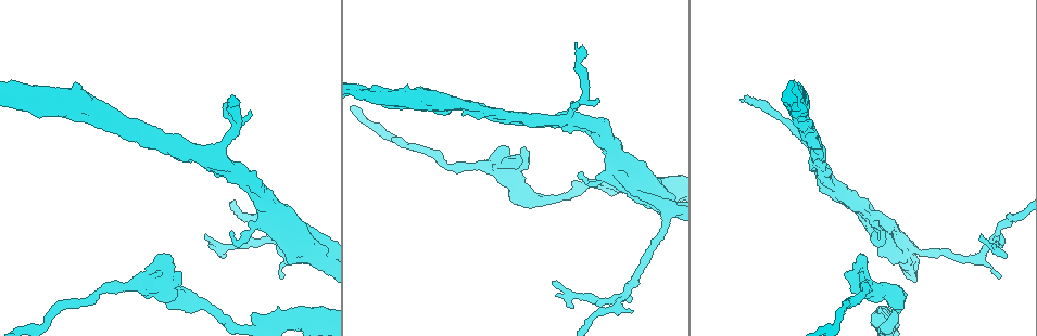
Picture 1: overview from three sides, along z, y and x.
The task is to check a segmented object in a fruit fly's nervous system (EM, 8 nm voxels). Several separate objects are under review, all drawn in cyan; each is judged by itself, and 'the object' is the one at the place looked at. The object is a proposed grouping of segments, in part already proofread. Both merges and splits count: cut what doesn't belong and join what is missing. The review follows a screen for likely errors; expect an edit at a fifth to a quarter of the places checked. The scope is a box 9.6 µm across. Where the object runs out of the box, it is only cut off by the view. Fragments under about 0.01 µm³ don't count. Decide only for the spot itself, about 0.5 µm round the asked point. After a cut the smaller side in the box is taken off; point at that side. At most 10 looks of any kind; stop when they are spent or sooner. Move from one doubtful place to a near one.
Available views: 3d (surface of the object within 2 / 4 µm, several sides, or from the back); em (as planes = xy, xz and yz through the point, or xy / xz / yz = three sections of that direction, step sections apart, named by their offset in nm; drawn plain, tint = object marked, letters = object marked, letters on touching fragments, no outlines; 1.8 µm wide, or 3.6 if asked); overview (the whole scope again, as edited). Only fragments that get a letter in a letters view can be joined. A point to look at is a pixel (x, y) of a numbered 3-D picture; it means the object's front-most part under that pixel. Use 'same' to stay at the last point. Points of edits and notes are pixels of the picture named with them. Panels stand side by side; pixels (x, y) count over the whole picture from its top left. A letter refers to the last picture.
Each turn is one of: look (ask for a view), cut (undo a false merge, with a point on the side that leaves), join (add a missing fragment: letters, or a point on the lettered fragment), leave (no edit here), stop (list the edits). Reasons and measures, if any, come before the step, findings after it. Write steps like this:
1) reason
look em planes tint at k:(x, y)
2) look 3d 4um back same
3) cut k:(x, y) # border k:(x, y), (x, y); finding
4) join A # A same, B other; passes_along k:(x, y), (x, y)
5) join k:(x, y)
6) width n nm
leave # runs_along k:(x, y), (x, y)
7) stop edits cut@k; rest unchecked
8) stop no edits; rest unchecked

side arm on a straight run
look em xz step 8 tint at 1:(276, 244)

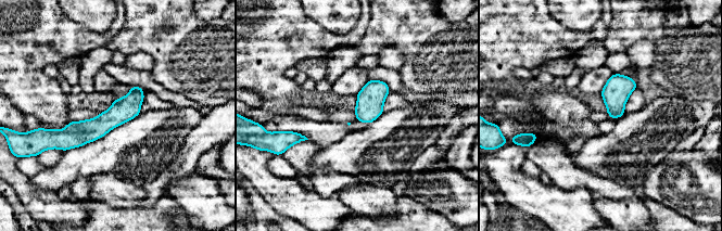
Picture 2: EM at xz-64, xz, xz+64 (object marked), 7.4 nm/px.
cut it another way
look em planes letters same

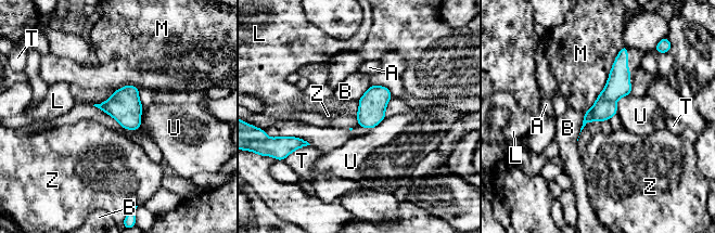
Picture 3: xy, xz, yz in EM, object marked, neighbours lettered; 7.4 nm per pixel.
longest_contact M 600 nm
leave # A other, B other, L other, M other, T other, U other, Z other; continuous, no second cell

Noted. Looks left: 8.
thick turns thin
look 3d 4um back at 1:(320, 255)

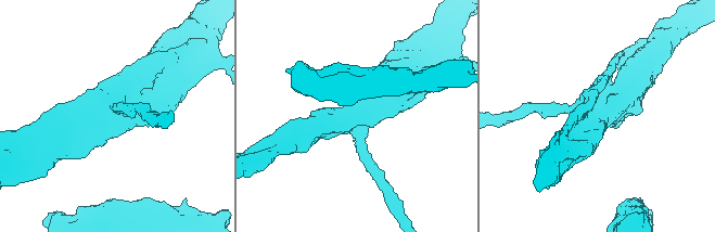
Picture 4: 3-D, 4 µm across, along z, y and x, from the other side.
look em xz step 16 tint at 4:(110, 104)

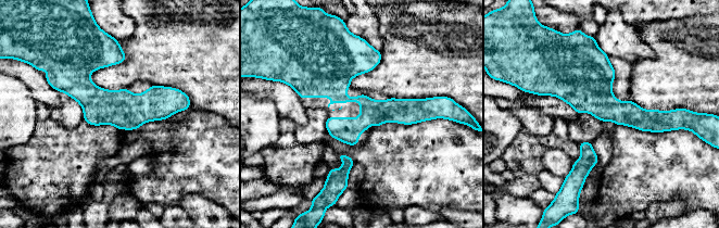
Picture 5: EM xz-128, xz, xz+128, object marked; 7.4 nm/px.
look em planes letters same

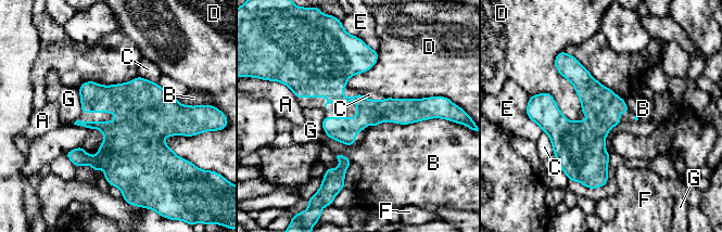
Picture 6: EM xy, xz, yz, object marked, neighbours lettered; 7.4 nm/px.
leave # A other, B other, C other, D other, E other, F other, G other; border 6:(360, 93), (374, 100), (385, 98); continuous, no second cell

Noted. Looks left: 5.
sudden change in width
look 3d 2um at 1:(499, 169)

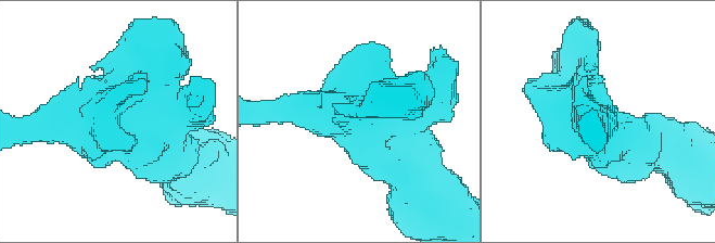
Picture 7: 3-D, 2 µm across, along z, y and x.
look em xy step 8 letters at 7:(112, 123)

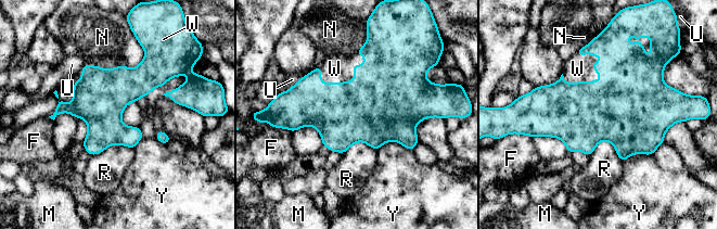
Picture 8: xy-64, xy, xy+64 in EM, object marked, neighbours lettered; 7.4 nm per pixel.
longest_contact N 400 nm
join W # F other, M other, N other, R other, U other, W same, Y other; passes_along 8:(614, 109), (596, 80), (577, 68); the cell continues

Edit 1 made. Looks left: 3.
look overview

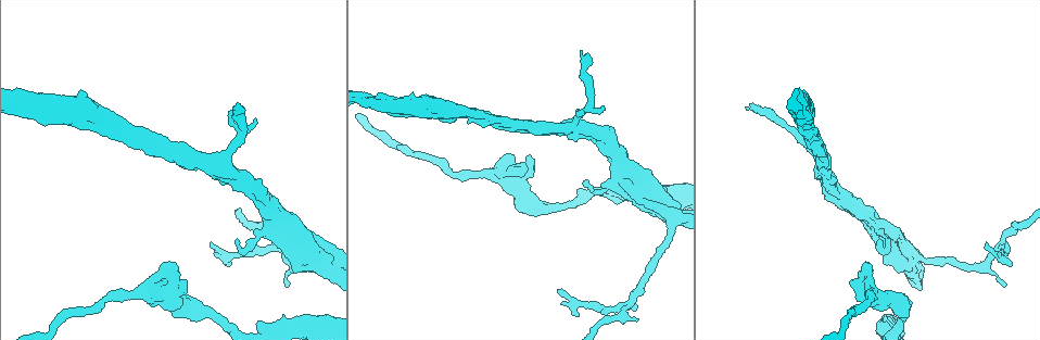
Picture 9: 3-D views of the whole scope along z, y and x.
three arms meet
look 3d 4um at 9:(574, 126)

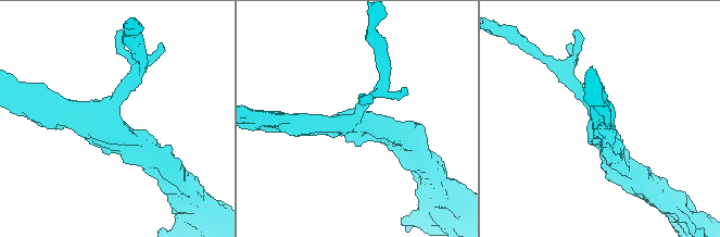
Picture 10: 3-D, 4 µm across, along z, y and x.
look em yz step 16 letters at 10:(117, 134)

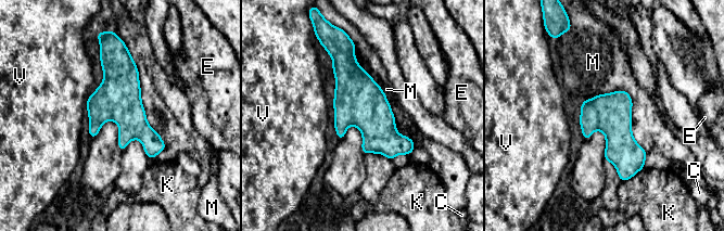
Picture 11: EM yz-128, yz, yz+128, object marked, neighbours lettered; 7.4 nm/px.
longest_contact M 600 nm
leave # C other, E other, K other, M other, V other; all the same cell

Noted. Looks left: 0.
stop edits join@8; rest unchecked

